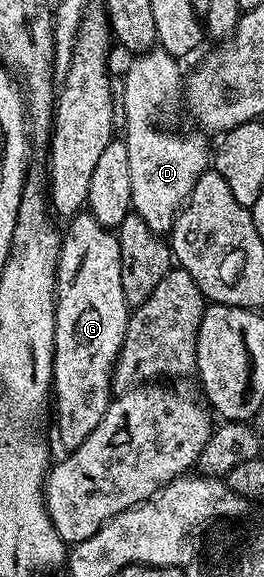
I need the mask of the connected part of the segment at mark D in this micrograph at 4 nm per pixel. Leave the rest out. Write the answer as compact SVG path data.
M155 49L135 55L129 61L130 68L126 71L122 87L120 83L120 111L126 114L124 140L131 169L131 208L133 214L144 217L144 225L148 225L148 229L165 236L173 229L176 217L186 204L186 198L192 193L196 181L211 166L212 147L206 144L207 136L201 130L193 129L187 135L177 135L174 131L158 127L158 110L172 106L177 99L179 102L184 91L184 71L178 68L179 60L167 51Z

